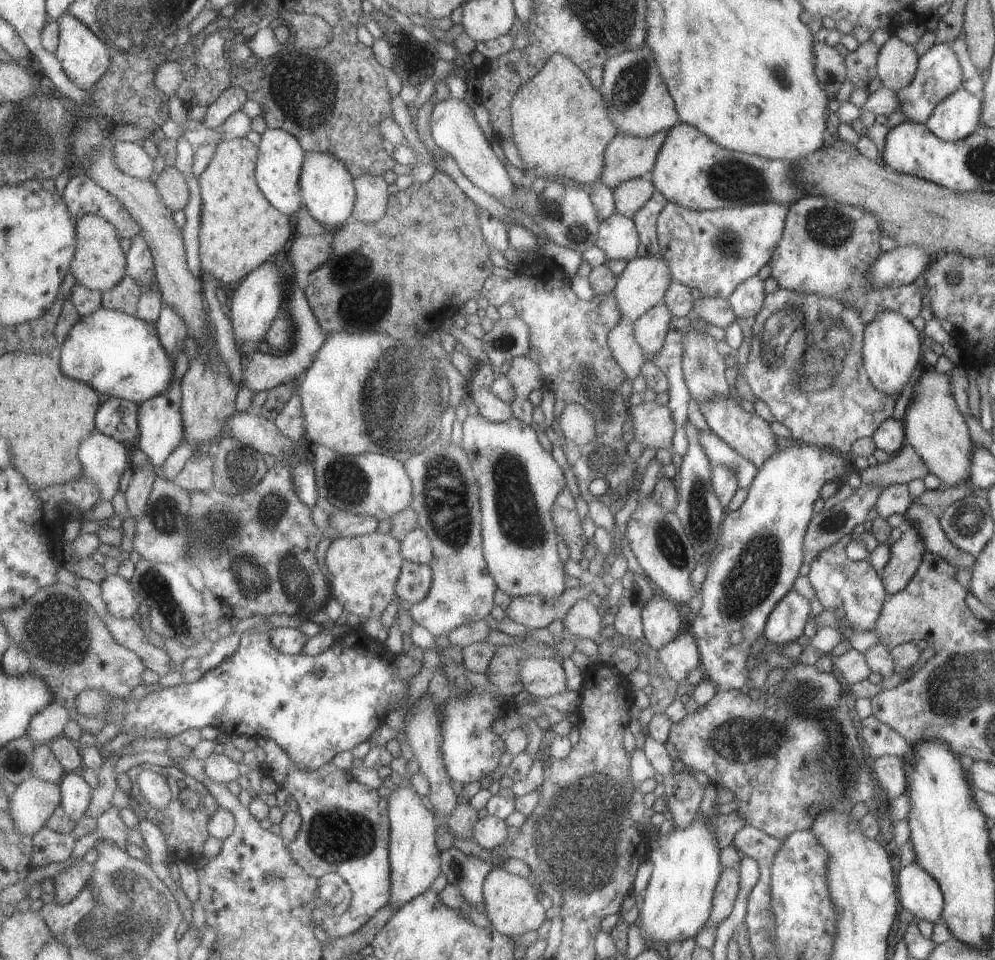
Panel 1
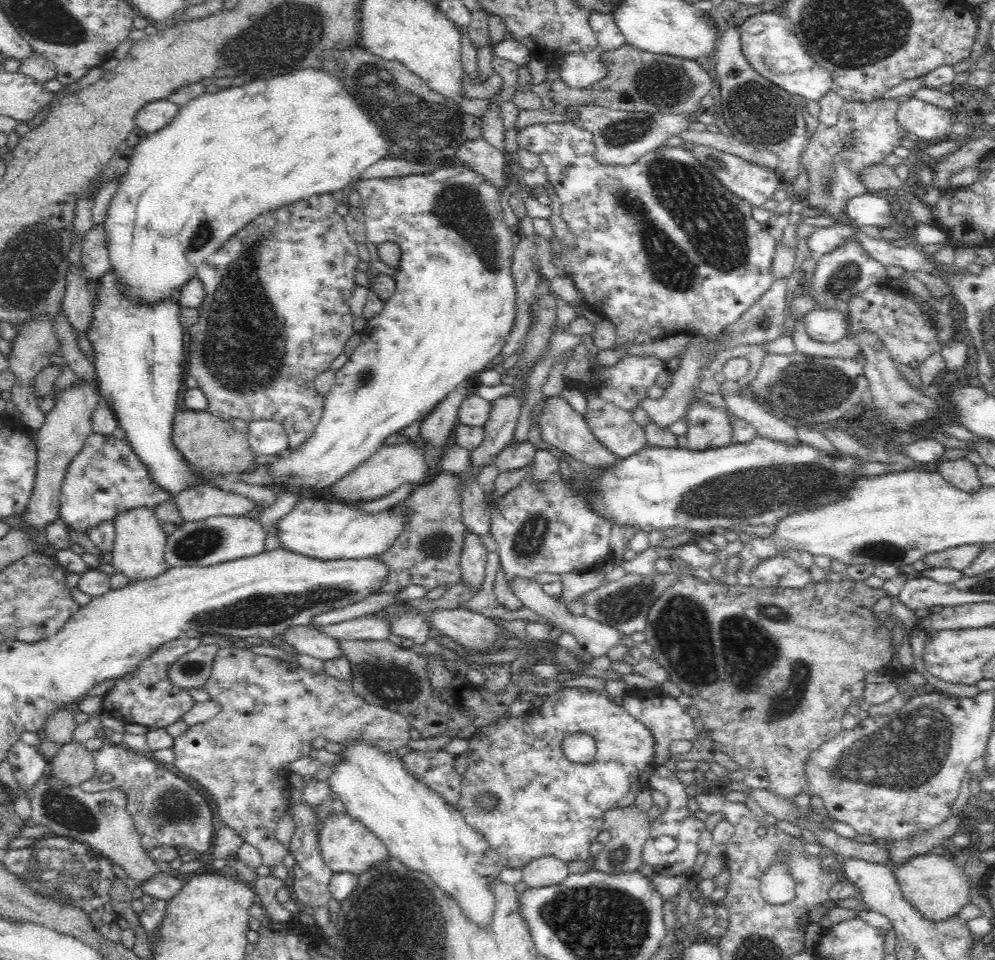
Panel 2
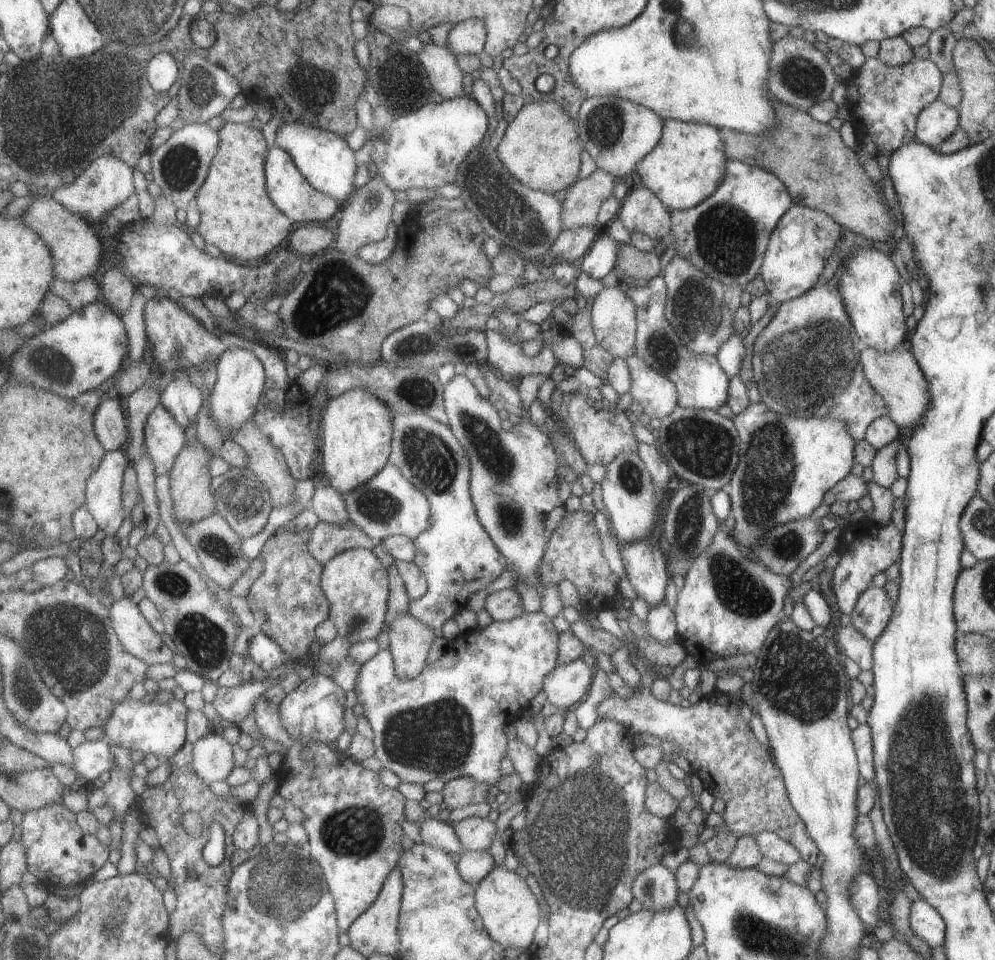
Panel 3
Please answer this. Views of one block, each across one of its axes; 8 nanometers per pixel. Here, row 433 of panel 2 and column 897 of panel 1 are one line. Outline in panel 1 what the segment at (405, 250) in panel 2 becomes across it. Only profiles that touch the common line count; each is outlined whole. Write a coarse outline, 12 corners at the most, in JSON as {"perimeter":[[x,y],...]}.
{"perimeter":[[883,310],[865,324],[869,382],[899,394],[911,378],[922,333]]}

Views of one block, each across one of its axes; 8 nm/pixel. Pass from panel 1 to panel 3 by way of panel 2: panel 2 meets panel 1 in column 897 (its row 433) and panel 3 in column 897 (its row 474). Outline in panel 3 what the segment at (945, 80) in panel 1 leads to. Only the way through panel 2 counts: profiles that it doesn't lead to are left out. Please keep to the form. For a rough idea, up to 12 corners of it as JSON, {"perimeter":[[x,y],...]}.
{"perimeter":[[867,58],[845,84],[863,158],[912,142],[938,98],[931,60]]}

